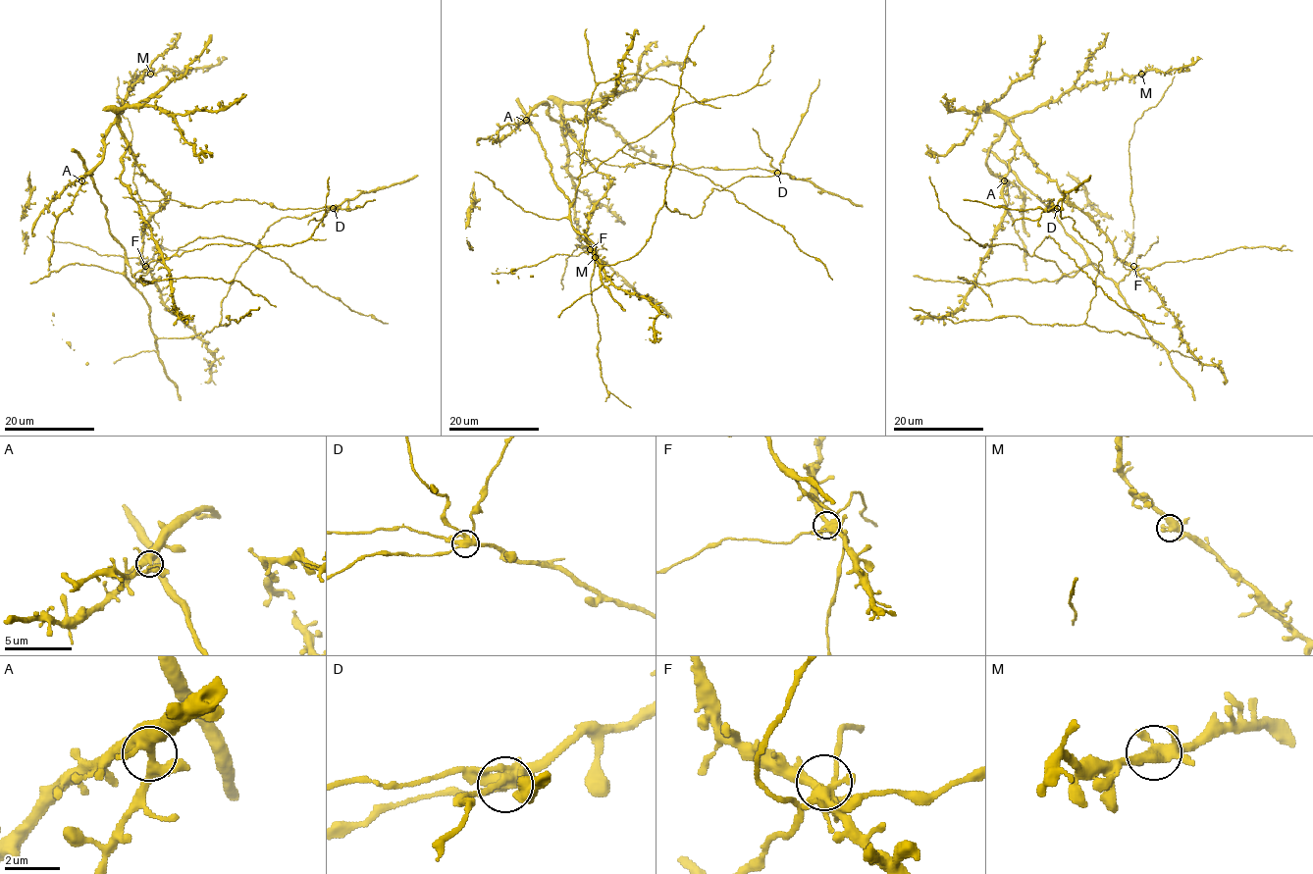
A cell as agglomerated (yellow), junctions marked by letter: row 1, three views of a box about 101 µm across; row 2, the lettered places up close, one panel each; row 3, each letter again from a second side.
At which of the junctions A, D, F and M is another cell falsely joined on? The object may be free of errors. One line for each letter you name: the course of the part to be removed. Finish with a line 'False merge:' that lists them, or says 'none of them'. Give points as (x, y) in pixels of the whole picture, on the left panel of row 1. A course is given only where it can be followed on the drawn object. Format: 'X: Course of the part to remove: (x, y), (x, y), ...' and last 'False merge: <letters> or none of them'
D: Course of the part to remove: (334, 209), (277, 209), (243, 200), (215, 201), (193, 208), (177, 201), (137, 201), (122, 196)
False merge: D

